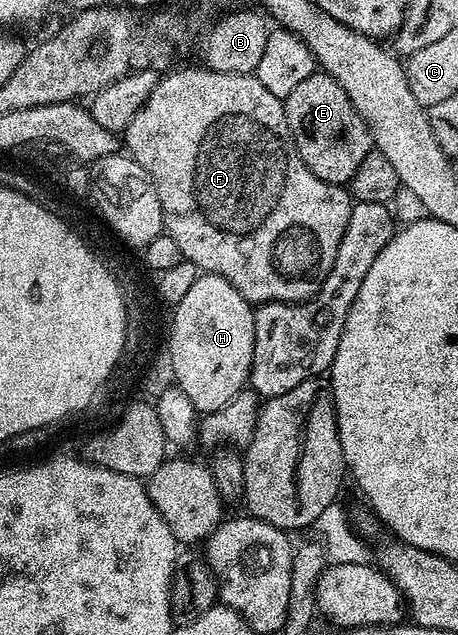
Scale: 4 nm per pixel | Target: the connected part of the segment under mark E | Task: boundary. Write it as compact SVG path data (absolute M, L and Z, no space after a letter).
M315 72L303 80L284 99L286 119L290 135L294 137L294 148L304 160L306 167L320 180L334 186L349 184L356 176L357 169L364 164L374 141L365 120L356 112L348 92L332 80L332 76Z

